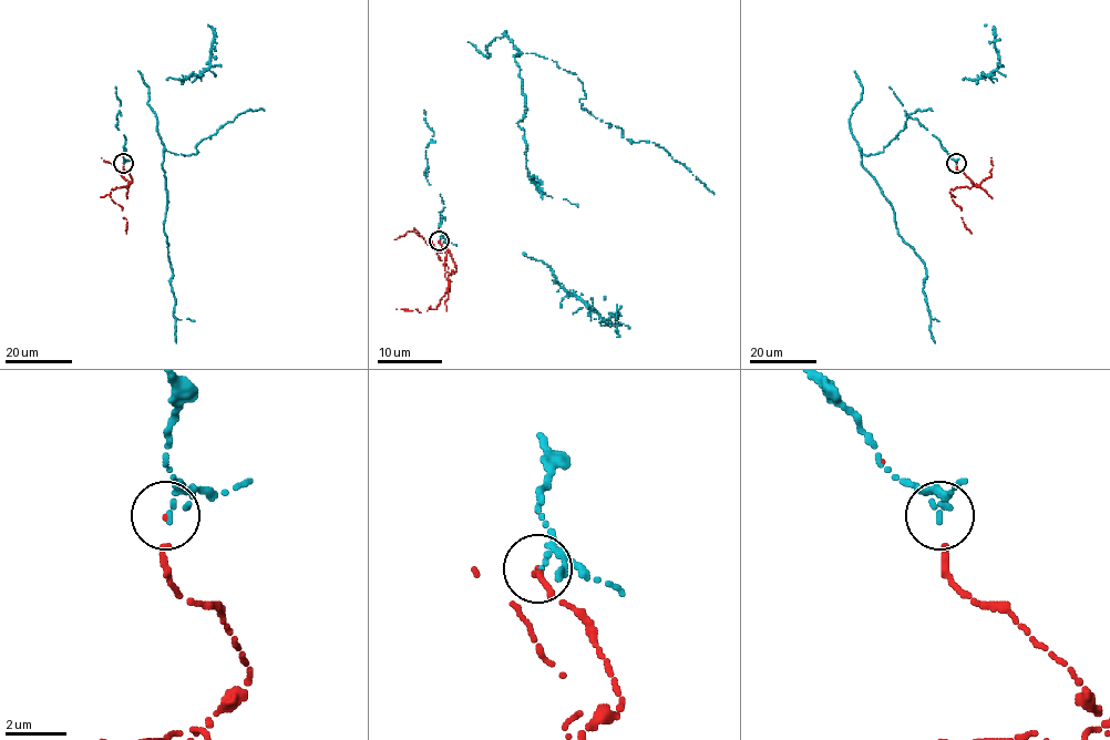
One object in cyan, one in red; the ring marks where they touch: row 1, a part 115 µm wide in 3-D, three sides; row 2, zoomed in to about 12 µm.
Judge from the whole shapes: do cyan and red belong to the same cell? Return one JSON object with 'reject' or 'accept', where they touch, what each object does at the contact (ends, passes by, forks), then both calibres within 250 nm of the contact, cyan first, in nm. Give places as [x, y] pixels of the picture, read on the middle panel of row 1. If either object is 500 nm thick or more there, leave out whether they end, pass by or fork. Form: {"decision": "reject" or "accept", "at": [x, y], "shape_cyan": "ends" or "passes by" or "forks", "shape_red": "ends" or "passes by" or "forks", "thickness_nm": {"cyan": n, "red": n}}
{"decision": "accept", "at": [439, 240], "shape_cyan": "ends", "shape_red": "ends", "thickness_nm": {"cyan": 140, "red": 70}}

